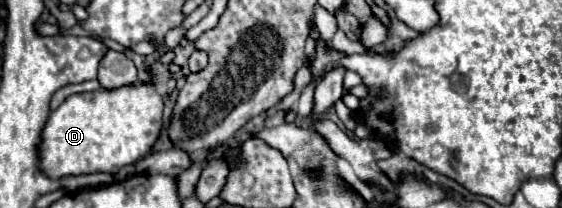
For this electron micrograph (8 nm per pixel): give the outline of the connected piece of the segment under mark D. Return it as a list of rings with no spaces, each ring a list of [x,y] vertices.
[[[135,83],[123,85],[123,89],[99,89],[93,93],[77,93],[63,101],[63,105],[51,111],[49,121],[43,129],[43,141],[39,147],[41,171],[51,177],[63,175],[81,175],[81,173],[117,173],[125,165],[137,163],[141,157],[151,153],[151,147],[159,139],[163,127],[163,97],[157,93],[153,83]]]

